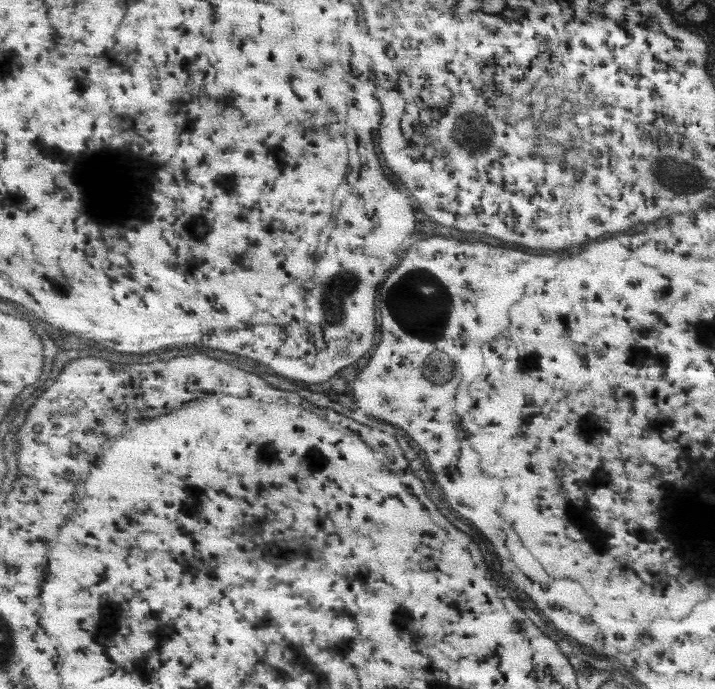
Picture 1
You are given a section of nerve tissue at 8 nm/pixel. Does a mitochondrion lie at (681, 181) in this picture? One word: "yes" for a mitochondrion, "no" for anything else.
yes

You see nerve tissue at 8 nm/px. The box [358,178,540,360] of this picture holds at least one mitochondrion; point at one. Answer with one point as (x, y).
(430, 322)

